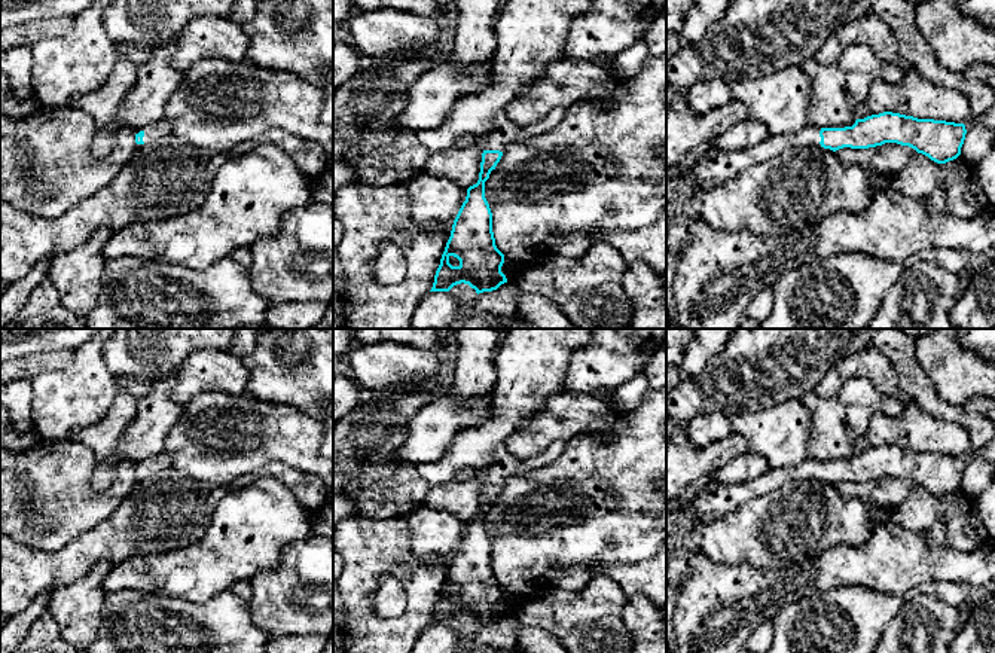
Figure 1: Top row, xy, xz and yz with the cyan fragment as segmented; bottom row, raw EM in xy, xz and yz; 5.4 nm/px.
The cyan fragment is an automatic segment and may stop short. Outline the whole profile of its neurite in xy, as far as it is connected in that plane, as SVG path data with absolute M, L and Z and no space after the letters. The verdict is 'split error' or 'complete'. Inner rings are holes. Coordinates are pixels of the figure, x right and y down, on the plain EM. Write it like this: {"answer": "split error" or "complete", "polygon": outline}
{"answer": "split error", "polygon": "M167 451L159 452L135 464L135 479L137 482L141 482L146 477L156 475L170 466L171 466L171 455Z"}

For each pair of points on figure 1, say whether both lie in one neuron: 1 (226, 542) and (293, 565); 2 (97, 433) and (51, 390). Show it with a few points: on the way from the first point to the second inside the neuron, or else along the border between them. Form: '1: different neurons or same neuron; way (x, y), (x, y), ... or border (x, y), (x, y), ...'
1: different neurons; border (307, 539), (287, 543), (280, 563), (250, 580)
2: different neurons; border (113, 400), (101, 418), (81, 427), (70, 438)

